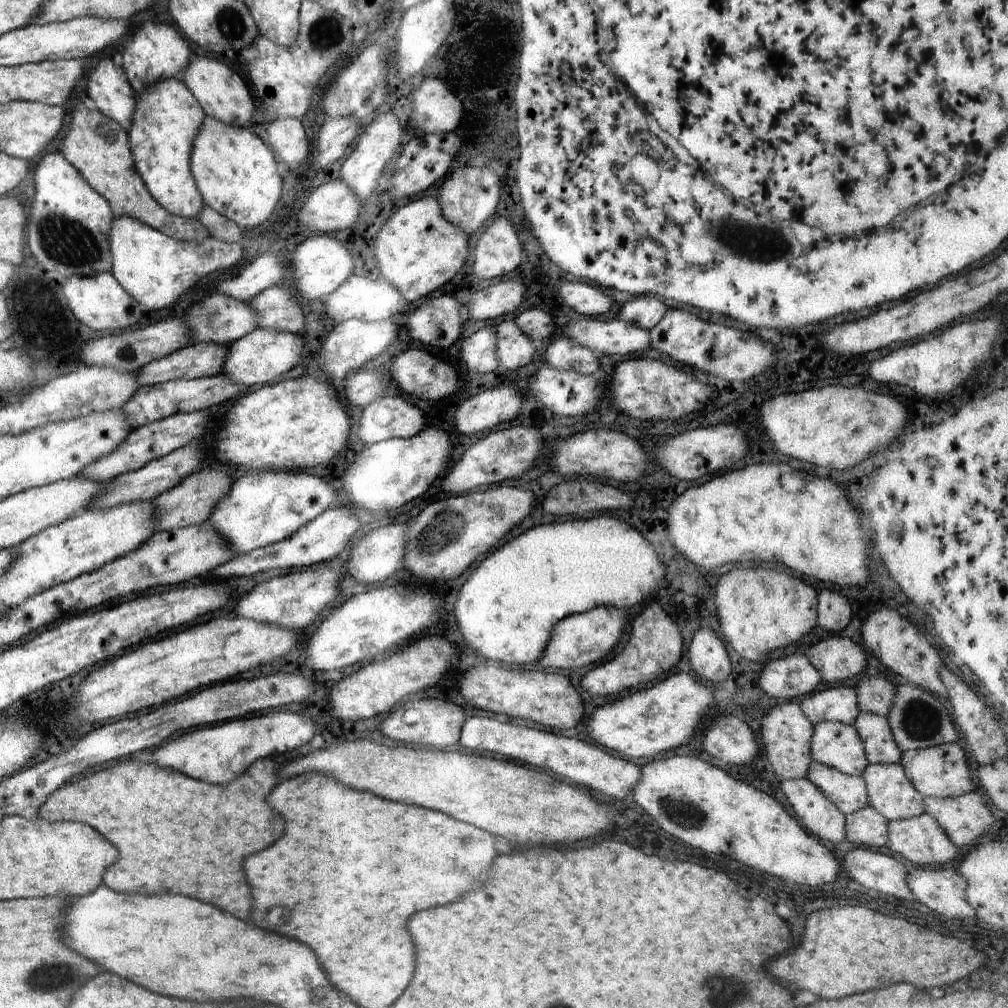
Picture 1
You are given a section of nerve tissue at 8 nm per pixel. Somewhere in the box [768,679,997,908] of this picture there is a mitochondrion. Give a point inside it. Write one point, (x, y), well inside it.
(922, 719)

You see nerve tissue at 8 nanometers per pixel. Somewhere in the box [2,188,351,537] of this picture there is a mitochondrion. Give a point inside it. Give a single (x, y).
(64, 240)

